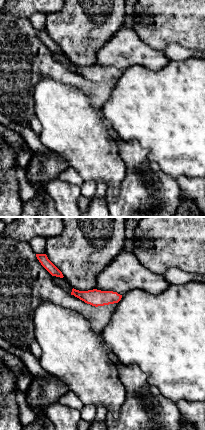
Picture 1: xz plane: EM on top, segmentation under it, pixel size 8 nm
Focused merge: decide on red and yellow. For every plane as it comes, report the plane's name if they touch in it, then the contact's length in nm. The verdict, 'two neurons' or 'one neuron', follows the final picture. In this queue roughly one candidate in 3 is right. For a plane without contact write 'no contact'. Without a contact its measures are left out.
no contact

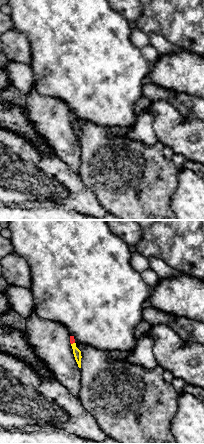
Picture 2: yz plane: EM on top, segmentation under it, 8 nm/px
meets red in yz; contact 40 nm long

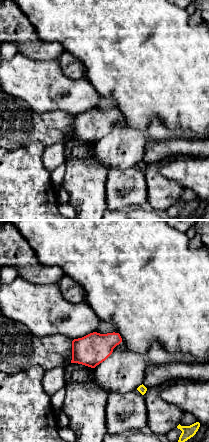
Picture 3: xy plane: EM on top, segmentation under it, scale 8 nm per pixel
no contact

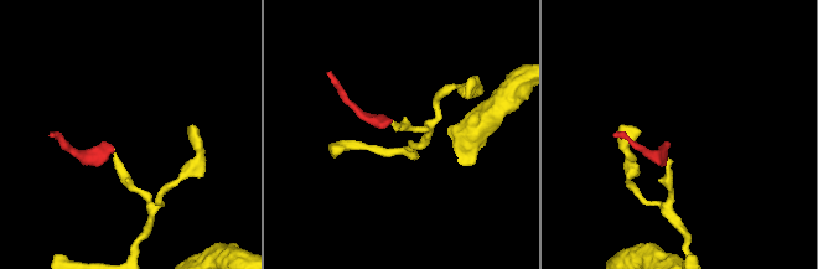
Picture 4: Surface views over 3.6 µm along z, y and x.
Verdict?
one neuron

